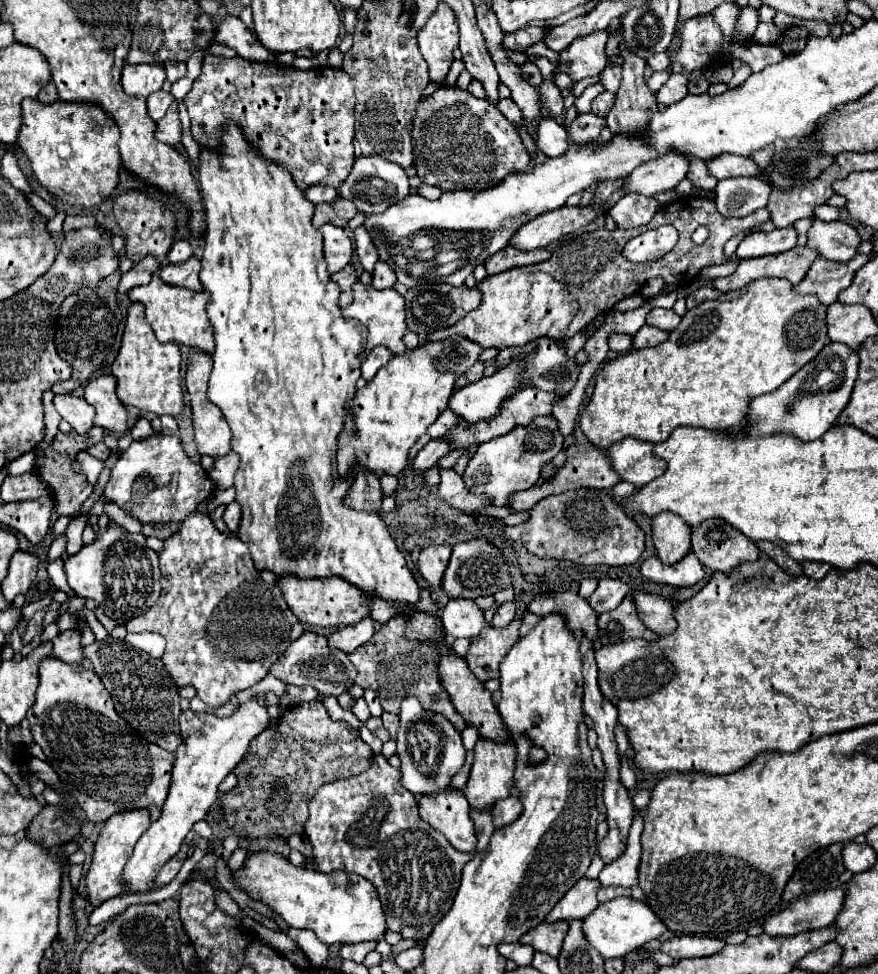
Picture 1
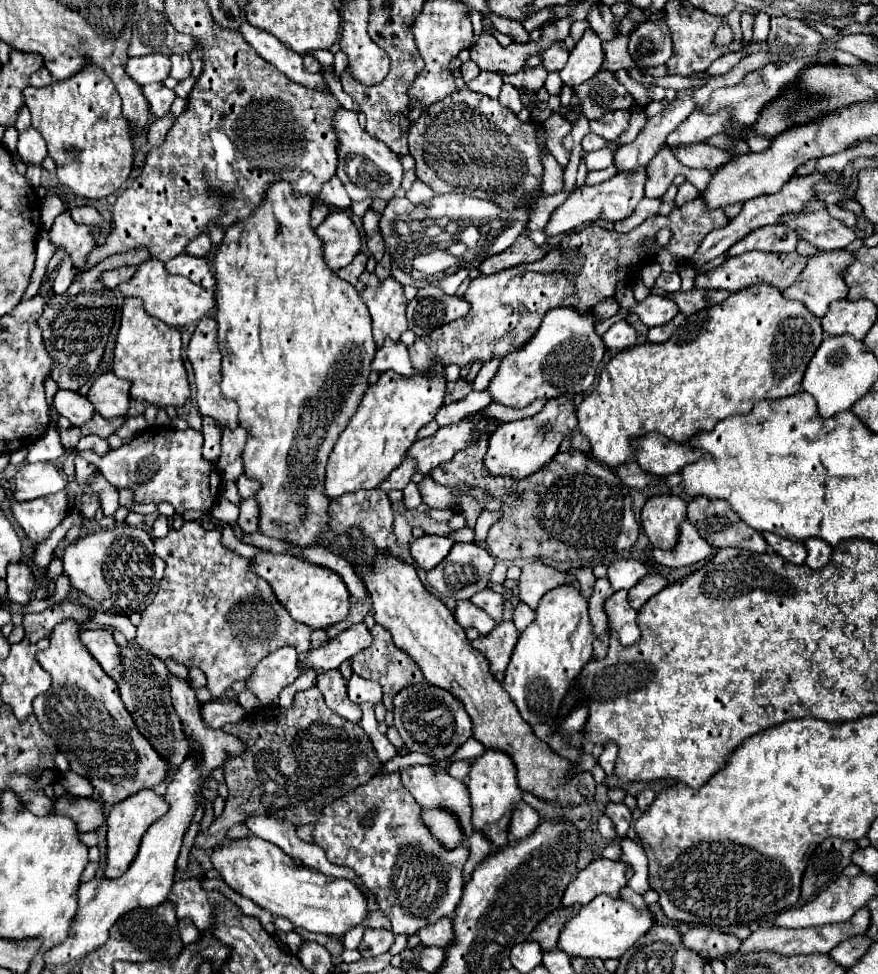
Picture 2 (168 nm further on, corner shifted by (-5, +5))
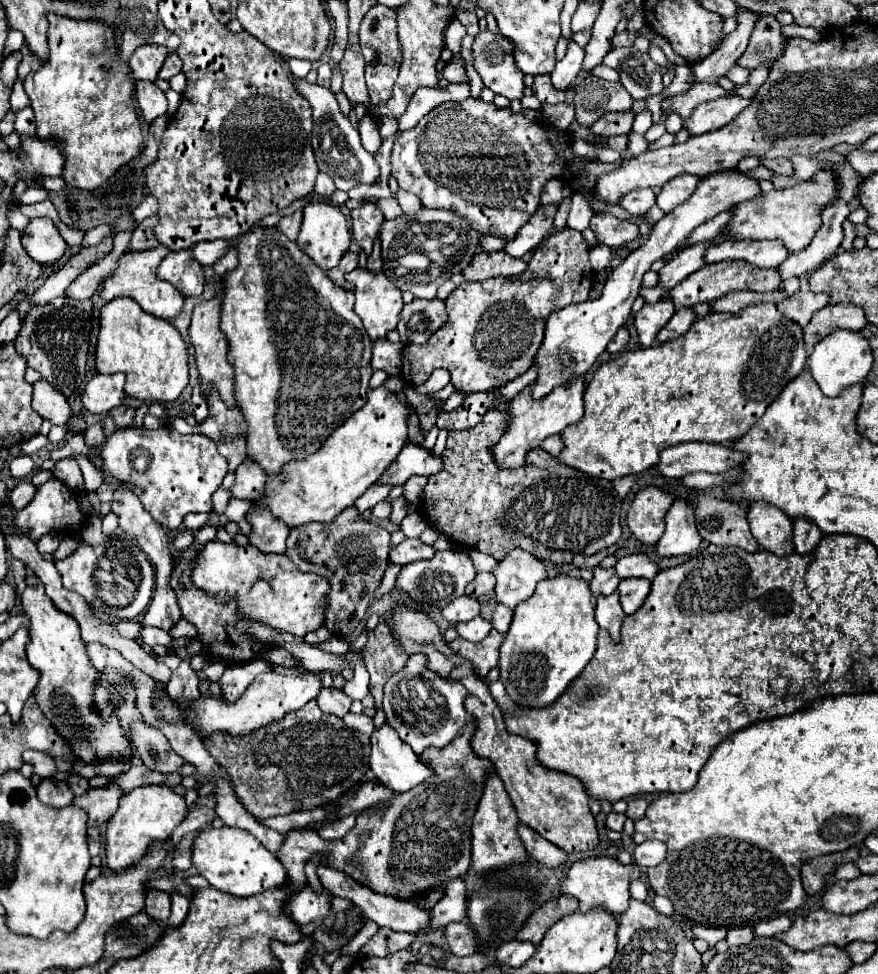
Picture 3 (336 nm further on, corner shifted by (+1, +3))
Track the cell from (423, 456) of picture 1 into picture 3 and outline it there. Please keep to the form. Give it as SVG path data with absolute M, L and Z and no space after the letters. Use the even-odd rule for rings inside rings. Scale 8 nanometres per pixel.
M376 482L376 484L372 484L372 486L360 496L354 504L356 504L356 508L360 508L360 512L364 512L366 508L374 508L380 500L388 498L390 490L392 490L390 484L380 484L380 482Z

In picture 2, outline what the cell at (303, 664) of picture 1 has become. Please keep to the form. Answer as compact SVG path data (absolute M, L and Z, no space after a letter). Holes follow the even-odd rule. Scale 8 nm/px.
M284 646L262 658L246 680L246 688L254 692L262 706L276 706L282 688L290 686L298 676L298 654L292 646Z

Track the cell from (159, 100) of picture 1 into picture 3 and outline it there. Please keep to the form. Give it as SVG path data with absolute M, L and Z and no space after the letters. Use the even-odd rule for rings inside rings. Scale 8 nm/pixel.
M136 82L136 100L148 124L166 114L166 96L154 82Z

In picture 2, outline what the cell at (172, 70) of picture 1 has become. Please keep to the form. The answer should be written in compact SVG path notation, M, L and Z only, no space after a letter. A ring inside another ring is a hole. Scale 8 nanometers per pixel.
M174 54L170 56L172 60L172 70L170 70L170 76L174 80L184 80L190 76L190 70L192 70L192 62L190 62L190 56L188 54Z

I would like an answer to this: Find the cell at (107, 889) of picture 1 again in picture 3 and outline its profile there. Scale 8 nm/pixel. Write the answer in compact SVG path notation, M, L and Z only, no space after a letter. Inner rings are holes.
M140 786L120 798L116 814L106 824L106 864L112 872L122 872L138 862L152 842L166 842L178 822L186 816L184 798L166 786Z

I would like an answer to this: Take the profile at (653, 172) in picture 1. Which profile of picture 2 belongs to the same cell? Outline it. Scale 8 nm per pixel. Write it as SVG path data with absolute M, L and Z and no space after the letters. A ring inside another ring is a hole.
M694 110L674 132L668 134L666 144L680 146L680 144L704 142L712 134L724 132L726 126L728 126L728 114L724 114L724 110L720 110L720 114L700 114L700 110Z

